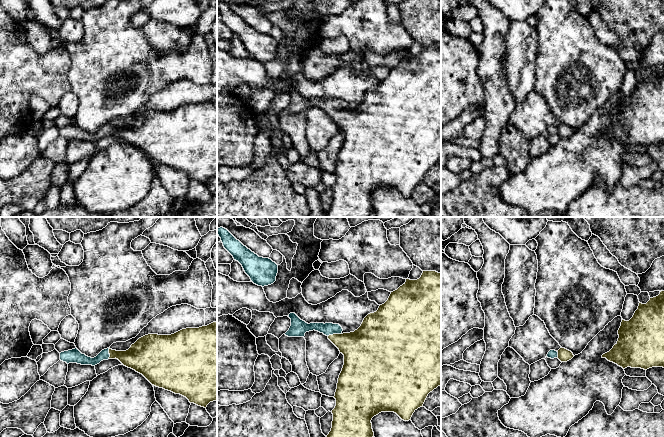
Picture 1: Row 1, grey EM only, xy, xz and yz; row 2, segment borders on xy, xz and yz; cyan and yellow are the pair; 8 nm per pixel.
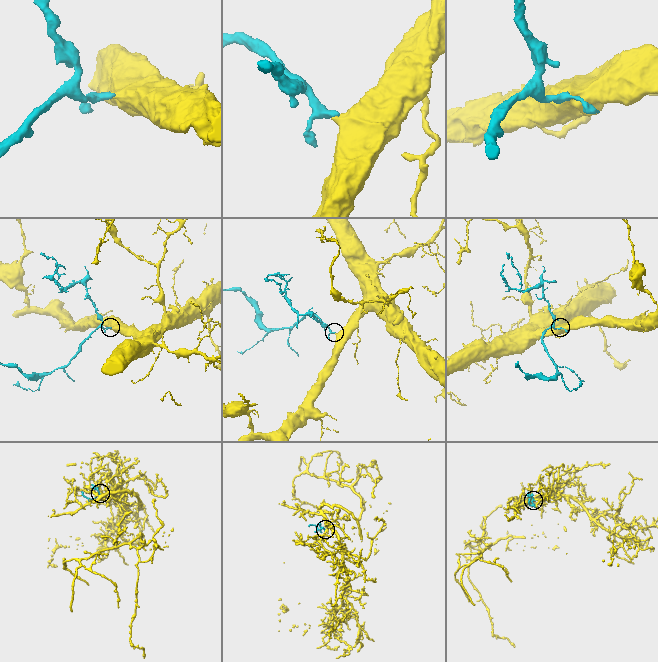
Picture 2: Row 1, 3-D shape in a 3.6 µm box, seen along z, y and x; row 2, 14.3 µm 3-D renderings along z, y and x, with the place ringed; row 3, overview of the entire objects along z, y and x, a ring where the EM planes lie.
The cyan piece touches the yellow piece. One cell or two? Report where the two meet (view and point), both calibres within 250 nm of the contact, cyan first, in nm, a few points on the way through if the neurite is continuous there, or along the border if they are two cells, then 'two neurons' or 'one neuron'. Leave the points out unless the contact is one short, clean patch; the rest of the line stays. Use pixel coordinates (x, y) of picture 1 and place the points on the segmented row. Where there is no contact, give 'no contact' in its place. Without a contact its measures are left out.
contact xz (334, 333); calibres 100 and 300 nm; way xz (327, 329), (334, 333), (343, 342), (361, 348); one neuron

